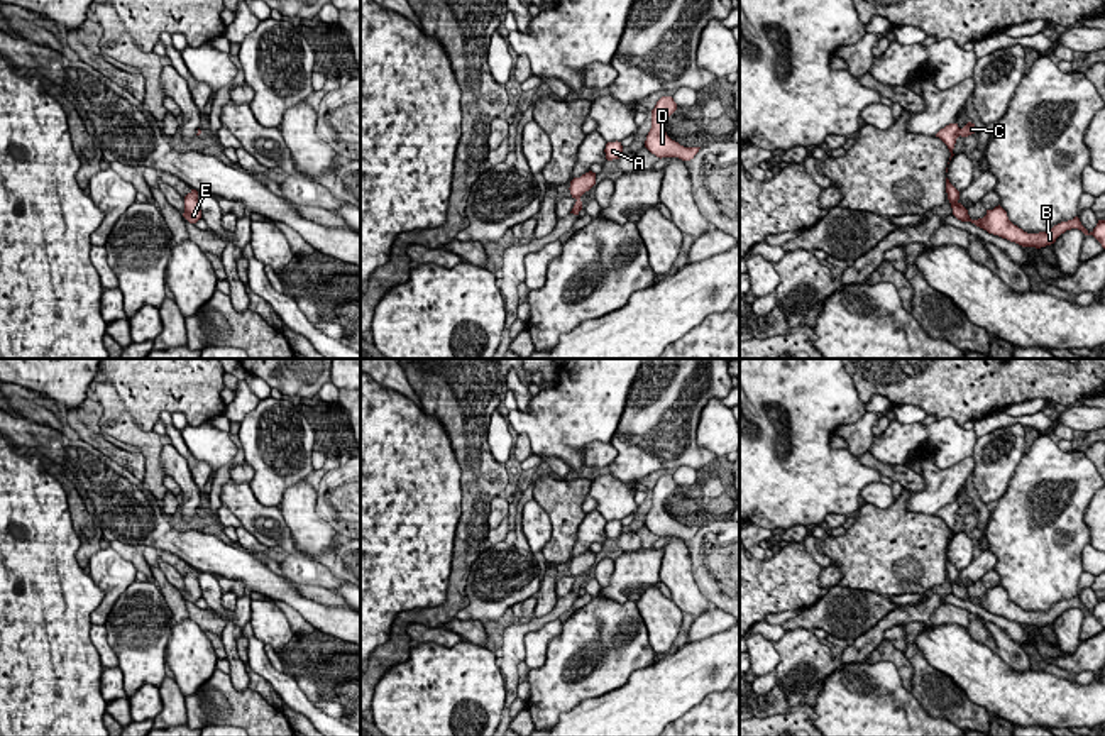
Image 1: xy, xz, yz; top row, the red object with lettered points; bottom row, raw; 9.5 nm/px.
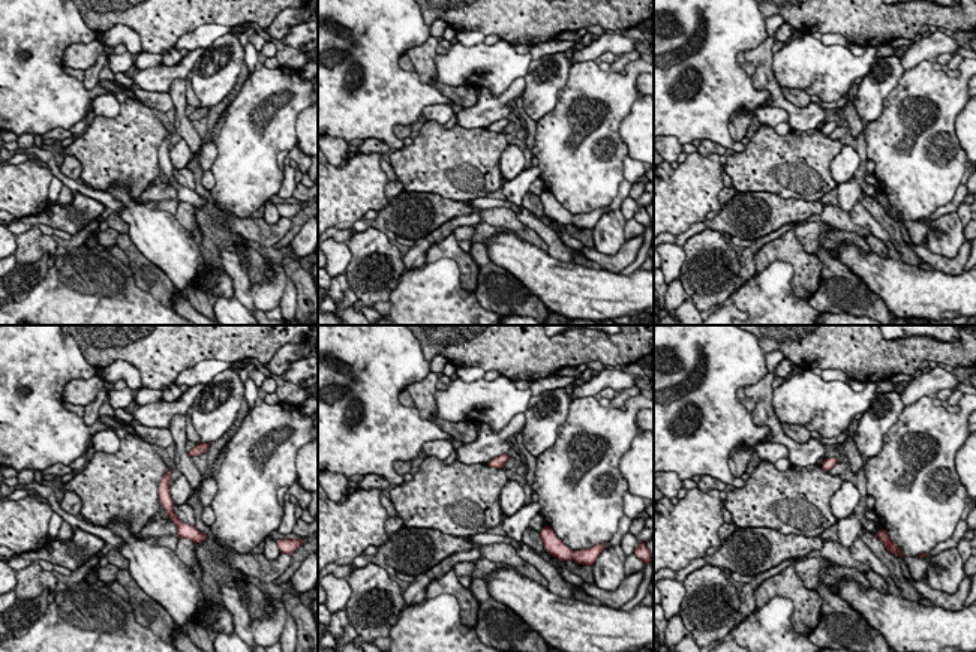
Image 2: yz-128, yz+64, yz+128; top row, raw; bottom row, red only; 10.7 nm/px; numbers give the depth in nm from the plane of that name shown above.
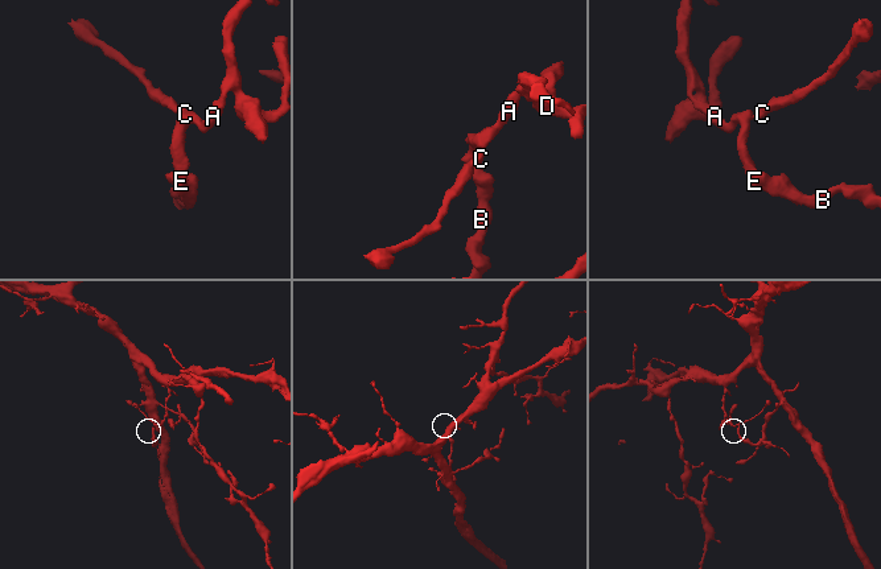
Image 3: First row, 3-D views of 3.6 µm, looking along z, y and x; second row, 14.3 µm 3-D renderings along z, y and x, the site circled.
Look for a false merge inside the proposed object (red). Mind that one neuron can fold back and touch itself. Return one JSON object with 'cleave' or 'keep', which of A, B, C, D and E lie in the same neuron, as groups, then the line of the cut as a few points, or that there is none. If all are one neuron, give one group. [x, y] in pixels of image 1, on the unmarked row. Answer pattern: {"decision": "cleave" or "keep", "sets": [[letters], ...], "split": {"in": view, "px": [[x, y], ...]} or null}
{"decision": "cleave", "sets": [["A", "B", "D", "E"], ["C"]], "split": {"in": "yz", "px": [[962, 508], [958, 513]]}}

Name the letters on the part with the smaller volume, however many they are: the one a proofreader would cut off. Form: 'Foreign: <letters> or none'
Foreign: C

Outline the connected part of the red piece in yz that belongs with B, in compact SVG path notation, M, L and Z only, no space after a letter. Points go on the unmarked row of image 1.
M946 557L946 572L948 572L951 587L953 587L953 594L958 599L971 601L976 606L987 609L988 612L998 614L998 616L1015 621L1022 626L1041 628L1041 626L1051 624L1066 609L1078 607L1085 614L1093 614L1105 628L1105 599L1098 599L1097 606L1091 611L1088 611L1081 604L1078 596L1075 596L1073 599L1061 601L1061 602L1054 604L1047 611L1027 612L1009 599L1007 590L1000 584L995 585L993 589L987 589L987 594L983 597L971 599L968 594L968 589L958 580L959 570L949 562L948 557Z

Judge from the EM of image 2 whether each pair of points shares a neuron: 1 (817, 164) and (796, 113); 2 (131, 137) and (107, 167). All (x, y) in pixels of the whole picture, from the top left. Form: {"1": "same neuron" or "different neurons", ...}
{"1": "different neurons", "2": "same neuron"}

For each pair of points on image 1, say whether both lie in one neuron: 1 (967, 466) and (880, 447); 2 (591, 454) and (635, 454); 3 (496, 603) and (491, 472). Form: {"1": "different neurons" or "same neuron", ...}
{"1": "different neurons", "2": "different neurons", "3": "different neurons"}

